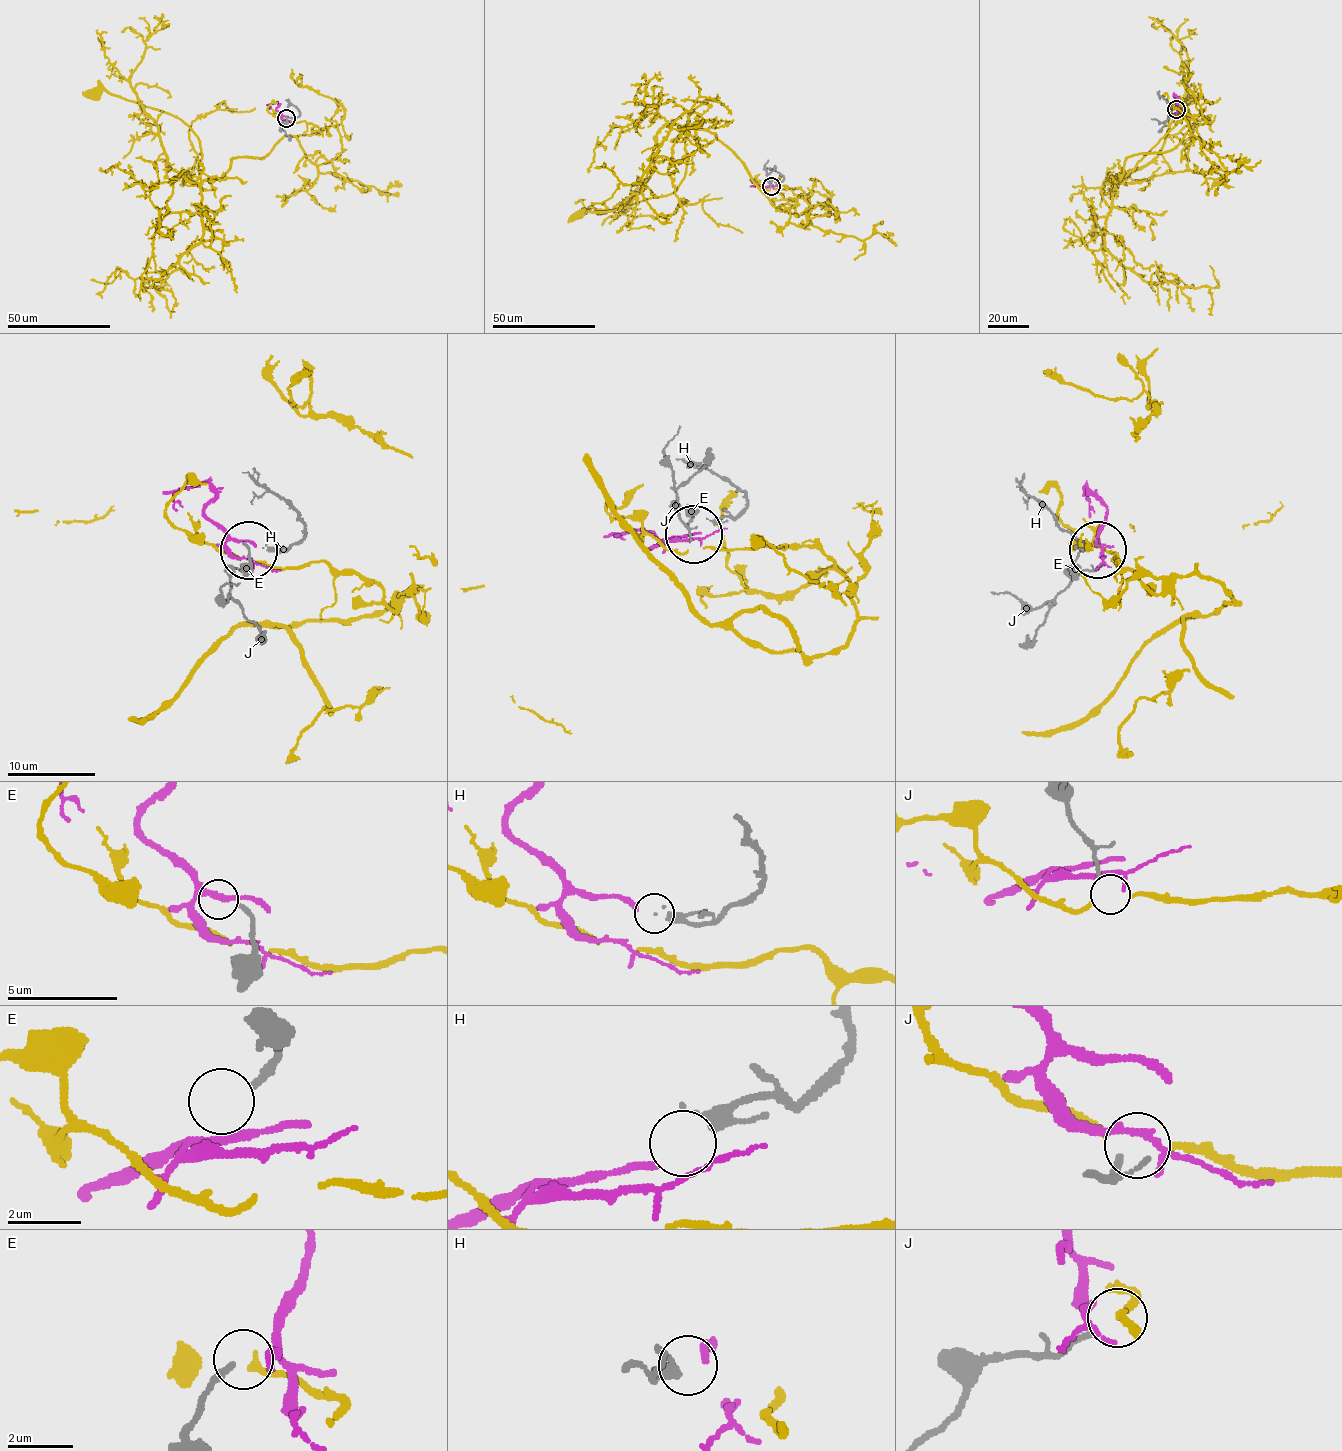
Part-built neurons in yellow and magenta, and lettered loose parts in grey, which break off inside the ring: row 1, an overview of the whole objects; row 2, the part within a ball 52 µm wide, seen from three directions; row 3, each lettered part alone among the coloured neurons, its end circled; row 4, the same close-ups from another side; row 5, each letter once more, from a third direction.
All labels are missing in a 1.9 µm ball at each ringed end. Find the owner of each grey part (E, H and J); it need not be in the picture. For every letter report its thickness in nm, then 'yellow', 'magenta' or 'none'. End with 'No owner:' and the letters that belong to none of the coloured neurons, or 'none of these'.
E: 220 nm | none
H: 240 nm | magenta
J: 150 nm | yellow
No owner: E

